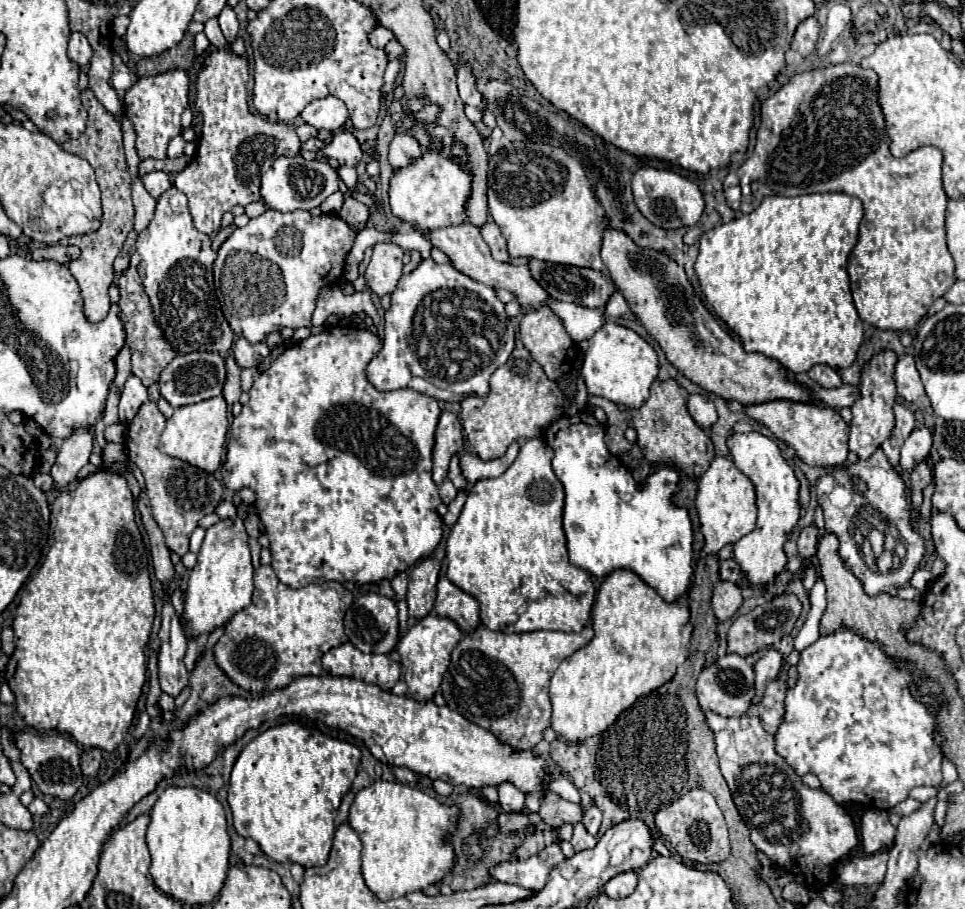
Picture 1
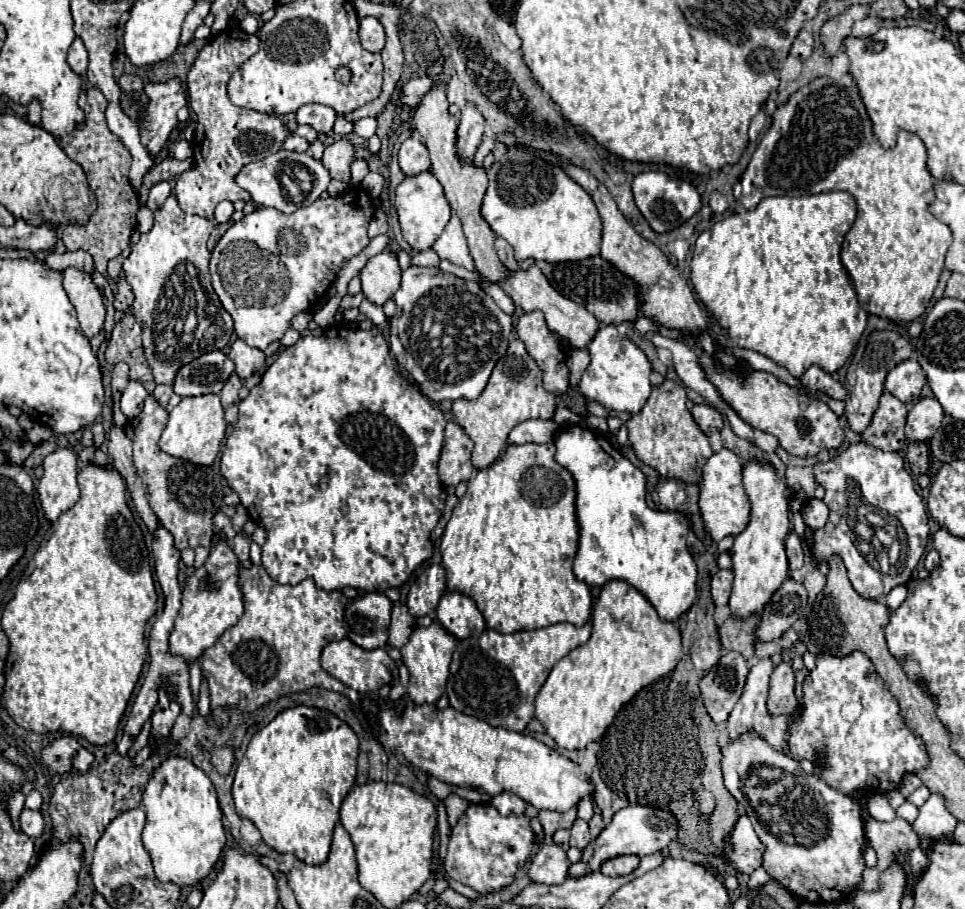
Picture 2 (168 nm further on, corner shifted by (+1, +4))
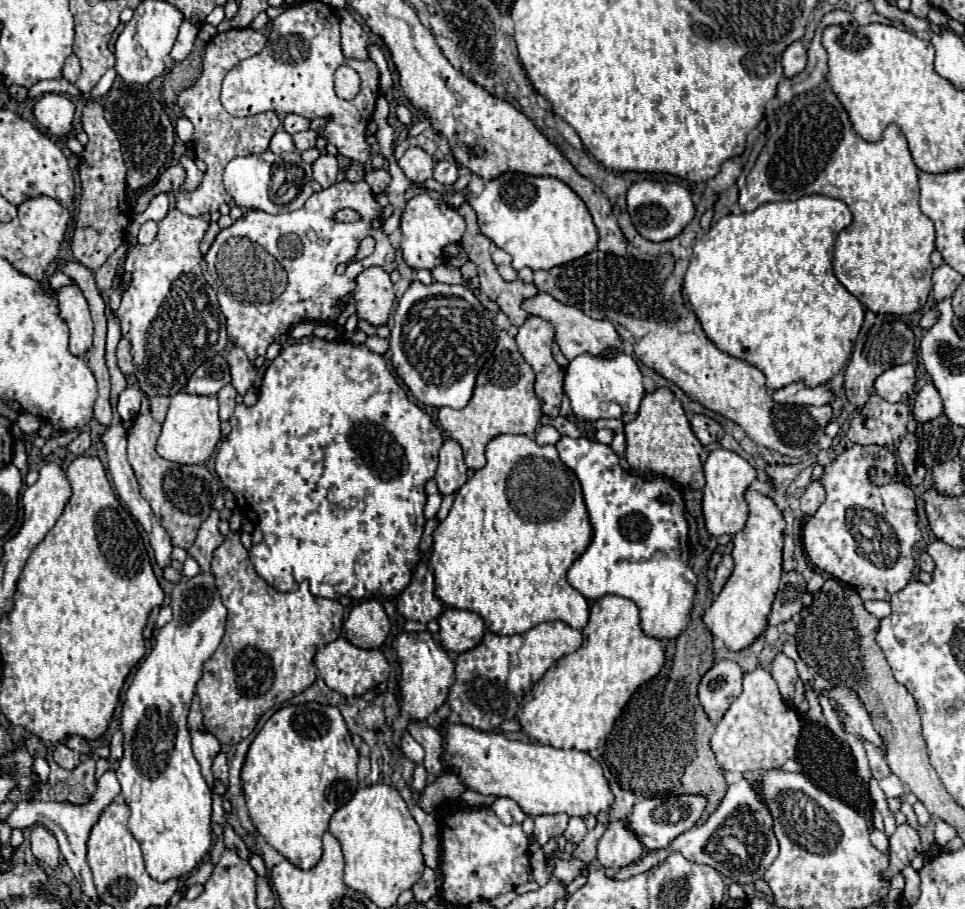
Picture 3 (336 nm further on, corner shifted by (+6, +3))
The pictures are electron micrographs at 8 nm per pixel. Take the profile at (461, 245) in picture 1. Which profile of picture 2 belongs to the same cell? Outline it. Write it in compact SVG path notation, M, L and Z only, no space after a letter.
M531 265L527 271L511 273L511 277L505 279L505 283L497 283L497 285L515 301L515 305L523 307L523 311L527 311L527 313L531 313L535 309L543 311L547 327L551 331L557 331L563 339L567 339L573 349L587 349L601 327L601 323L595 319L593 313L585 311L585 307L581 307L581 305L573 303L571 299L565 299L561 293L557 293L535 265Z

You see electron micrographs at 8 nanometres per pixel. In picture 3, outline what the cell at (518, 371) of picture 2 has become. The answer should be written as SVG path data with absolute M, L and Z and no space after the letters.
M500 332L492 358L478 374L474 396L468 406L462 410L440 408L438 422L446 434L462 446L464 460L470 470L480 470L486 464L484 452L492 438L500 434L534 434L542 418L542 402L534 392L534 378L534 370L518 352L514 338L510 338L506 332Z

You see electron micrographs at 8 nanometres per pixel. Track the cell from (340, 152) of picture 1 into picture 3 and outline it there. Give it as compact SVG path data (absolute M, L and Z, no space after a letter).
M320 154L320 158L312 164L314 168L314 180L322 184L322 188L328 188L334 184L338 176L338 158L334 154Z

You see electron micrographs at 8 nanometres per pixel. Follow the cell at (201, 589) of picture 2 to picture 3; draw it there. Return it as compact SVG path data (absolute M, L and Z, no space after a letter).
M198 574L194 578L184 578L172 592L172 612L174 618L160 628L152 652L146 656L144 664L134 674L134 680L126 692L126 702L122 708L120 728L124 730L124 756L116 776L122 784L122 794L132 814L128 828L140 842L146 872L156 882L166 882L170 878L182 878L190 874L208 856L212 848L212 792L200 774L200 766L190 748L190 734L186 726L188 708L196 690L196 682L202 676L202 664L214 654L222 636L228 610L220 600L214 576Z

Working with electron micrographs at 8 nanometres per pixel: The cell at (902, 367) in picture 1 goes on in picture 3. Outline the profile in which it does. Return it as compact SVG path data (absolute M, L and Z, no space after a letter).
M912 364L892 366L886 372L882 372L876 378L876 394L882 396L888 402L908 402L908 398L914 394L916 374Z

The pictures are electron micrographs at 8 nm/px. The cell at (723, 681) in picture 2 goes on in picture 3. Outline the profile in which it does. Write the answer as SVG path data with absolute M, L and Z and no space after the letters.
M734 660L716 662L700 680L698 698L716 724L742 692L742 668Z

